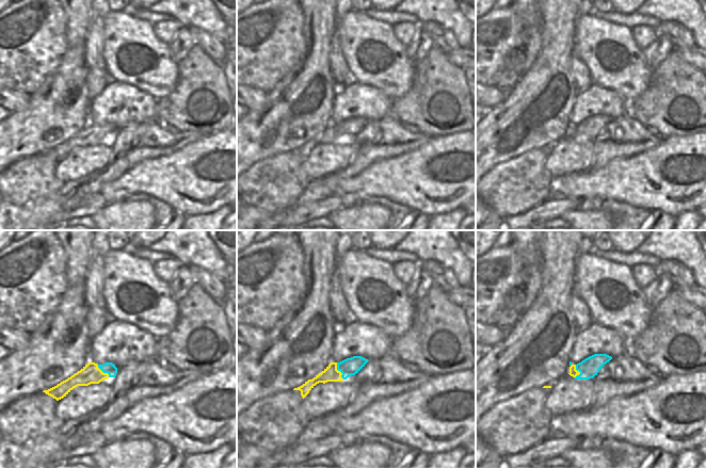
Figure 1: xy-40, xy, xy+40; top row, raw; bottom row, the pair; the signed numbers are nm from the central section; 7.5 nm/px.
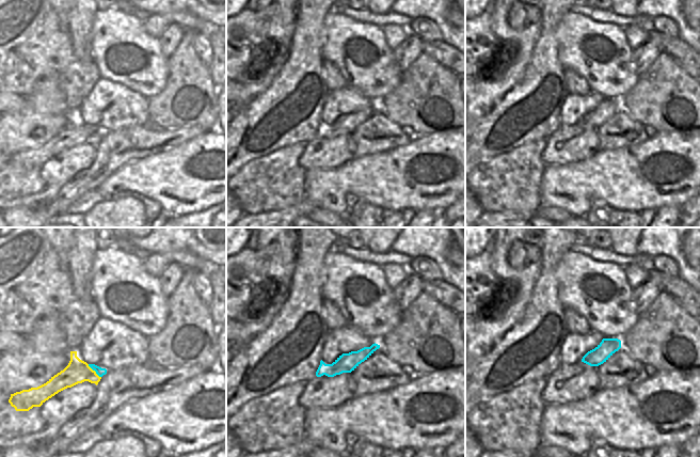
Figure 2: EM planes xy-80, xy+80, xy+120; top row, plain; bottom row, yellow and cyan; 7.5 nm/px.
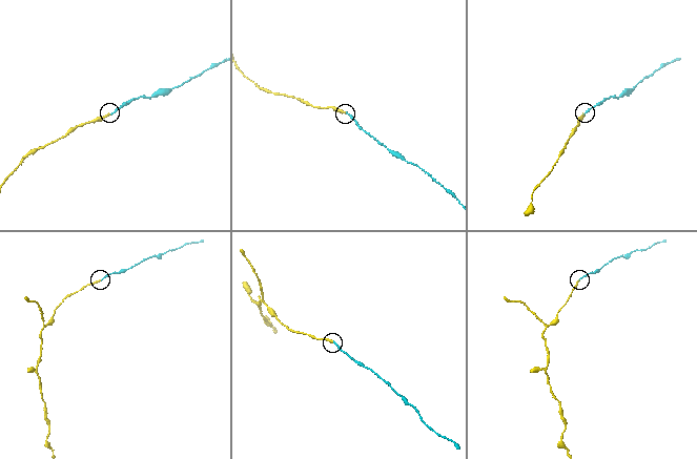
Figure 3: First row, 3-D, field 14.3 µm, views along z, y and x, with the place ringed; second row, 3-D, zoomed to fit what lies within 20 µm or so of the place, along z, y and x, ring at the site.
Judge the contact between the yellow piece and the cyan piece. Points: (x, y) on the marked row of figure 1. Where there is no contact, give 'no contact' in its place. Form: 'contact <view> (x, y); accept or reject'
contact xy (339, 371); accept

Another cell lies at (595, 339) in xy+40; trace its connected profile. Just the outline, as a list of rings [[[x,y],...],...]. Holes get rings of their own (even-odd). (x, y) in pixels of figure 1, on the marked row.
[[[596,322],[578,330],[569,360],[577,365],[594,354],[607,354],[617,358],[629,350],[629,341],[620,333]]]

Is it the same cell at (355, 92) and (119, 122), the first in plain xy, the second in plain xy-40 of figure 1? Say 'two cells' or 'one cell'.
one cell

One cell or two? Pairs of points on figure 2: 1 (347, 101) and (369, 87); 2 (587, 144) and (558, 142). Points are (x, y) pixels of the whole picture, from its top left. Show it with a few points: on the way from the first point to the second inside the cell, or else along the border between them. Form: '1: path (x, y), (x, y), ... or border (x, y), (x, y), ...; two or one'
1: border (348, 83), (374, 104); two
2: path (579, 143), (566, 143); one

